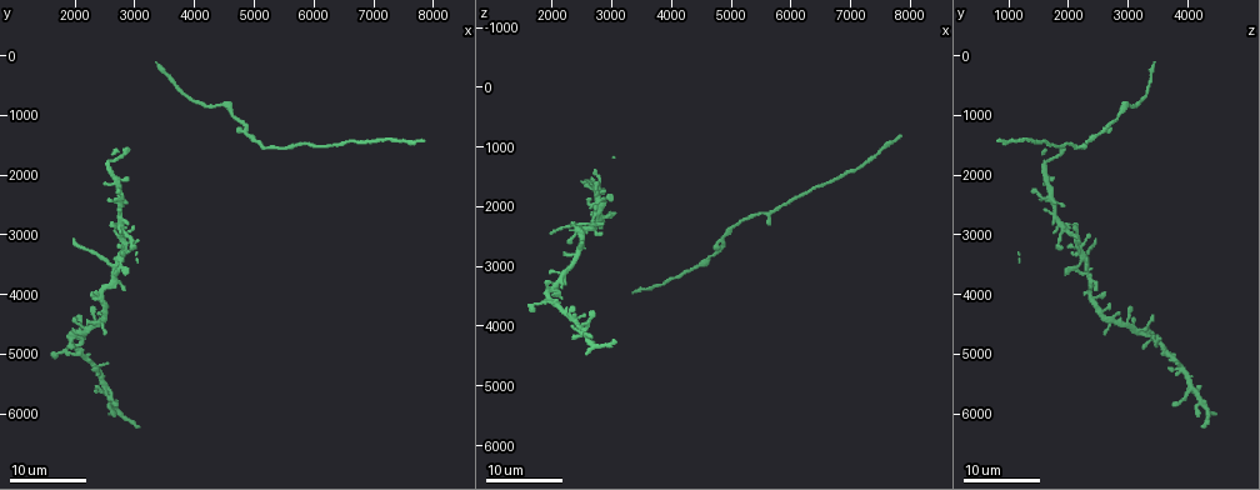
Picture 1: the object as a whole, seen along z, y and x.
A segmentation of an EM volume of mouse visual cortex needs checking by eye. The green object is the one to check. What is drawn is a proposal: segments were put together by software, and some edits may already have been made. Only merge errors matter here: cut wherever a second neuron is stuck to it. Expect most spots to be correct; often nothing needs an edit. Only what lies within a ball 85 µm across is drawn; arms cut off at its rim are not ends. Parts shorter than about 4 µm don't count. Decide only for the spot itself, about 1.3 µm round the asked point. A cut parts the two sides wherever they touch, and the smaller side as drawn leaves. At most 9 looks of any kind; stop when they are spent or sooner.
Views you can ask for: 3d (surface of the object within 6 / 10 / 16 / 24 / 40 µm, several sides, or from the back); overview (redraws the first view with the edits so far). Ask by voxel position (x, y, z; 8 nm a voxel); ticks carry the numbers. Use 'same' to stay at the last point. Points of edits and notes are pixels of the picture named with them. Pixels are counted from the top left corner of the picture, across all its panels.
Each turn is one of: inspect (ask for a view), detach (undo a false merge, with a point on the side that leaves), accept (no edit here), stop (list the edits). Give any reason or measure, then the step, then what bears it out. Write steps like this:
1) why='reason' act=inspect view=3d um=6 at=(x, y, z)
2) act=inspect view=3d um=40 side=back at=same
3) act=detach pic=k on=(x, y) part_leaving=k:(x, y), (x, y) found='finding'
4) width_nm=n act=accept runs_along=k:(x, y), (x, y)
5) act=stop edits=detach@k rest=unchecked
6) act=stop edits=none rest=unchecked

why='three-way junction' act=inspect view=3d um=16 at=(5500, 1550, 2150)

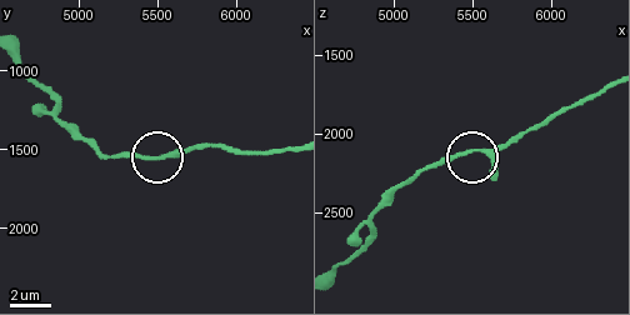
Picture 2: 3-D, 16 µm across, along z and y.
act=inspect view=3d um=6 at=(5520, 1560, 2120)

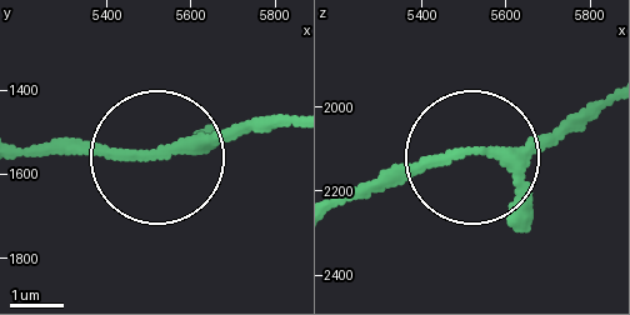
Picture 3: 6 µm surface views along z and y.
act=accept found='all the same neuron'

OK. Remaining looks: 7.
why='sudden change in width' act=inspect view=3d um=24 at=(4800, 1100, 2700)

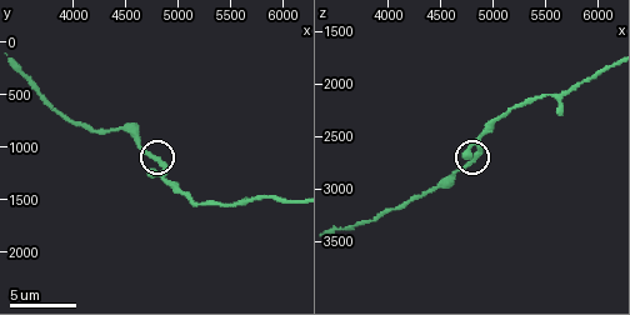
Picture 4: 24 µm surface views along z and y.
act=inspect view=3d um=10 at=(4820, 1100, 2720)

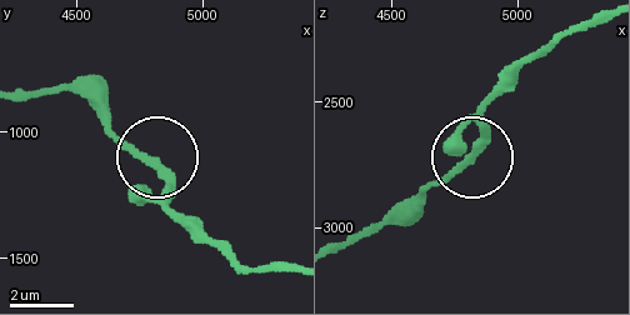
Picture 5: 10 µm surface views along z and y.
act=accept found='one neuron here'

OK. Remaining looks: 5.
act=inspect view=3d um=10 at=(3960, 760, 3220)

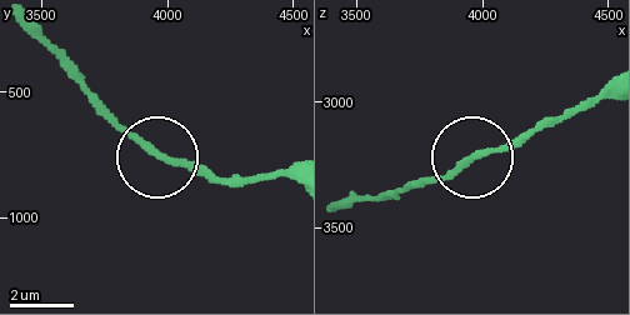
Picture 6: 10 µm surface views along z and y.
width_nm=200 act=accept found='one neuron here'

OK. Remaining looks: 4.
why='small branch off a trunk' act=inspect view=3d um=24 at=(2800, 2950, 1950)

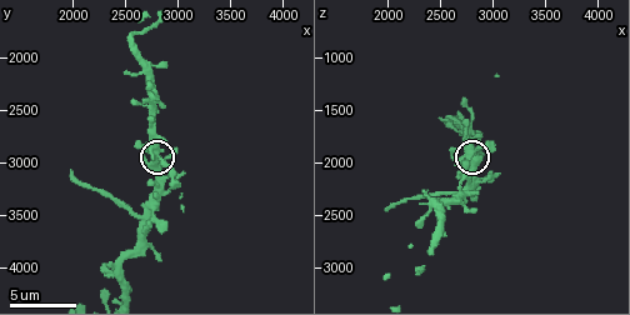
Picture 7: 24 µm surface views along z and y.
why='closer look' act=inspect view=3d um=10 at=(2780, 2920, 1920)

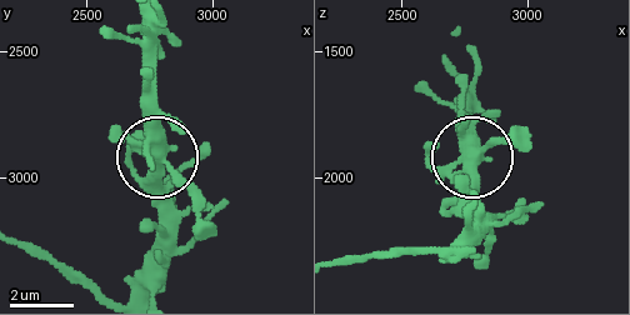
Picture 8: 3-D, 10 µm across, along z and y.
act=inspect view=3d um=10 side=back at=(2800, 2920, 1930)

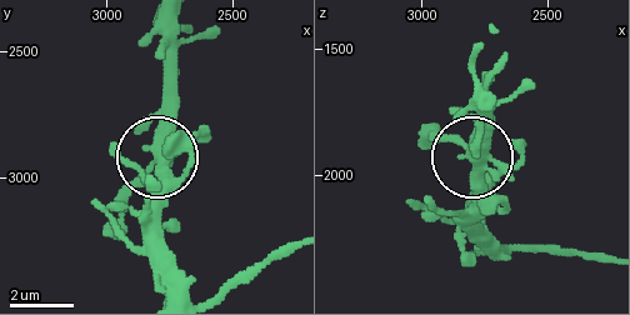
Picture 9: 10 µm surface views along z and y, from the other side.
act=accept found='one neuron here'

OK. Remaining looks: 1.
act=stop edits=none rest=unchecked

